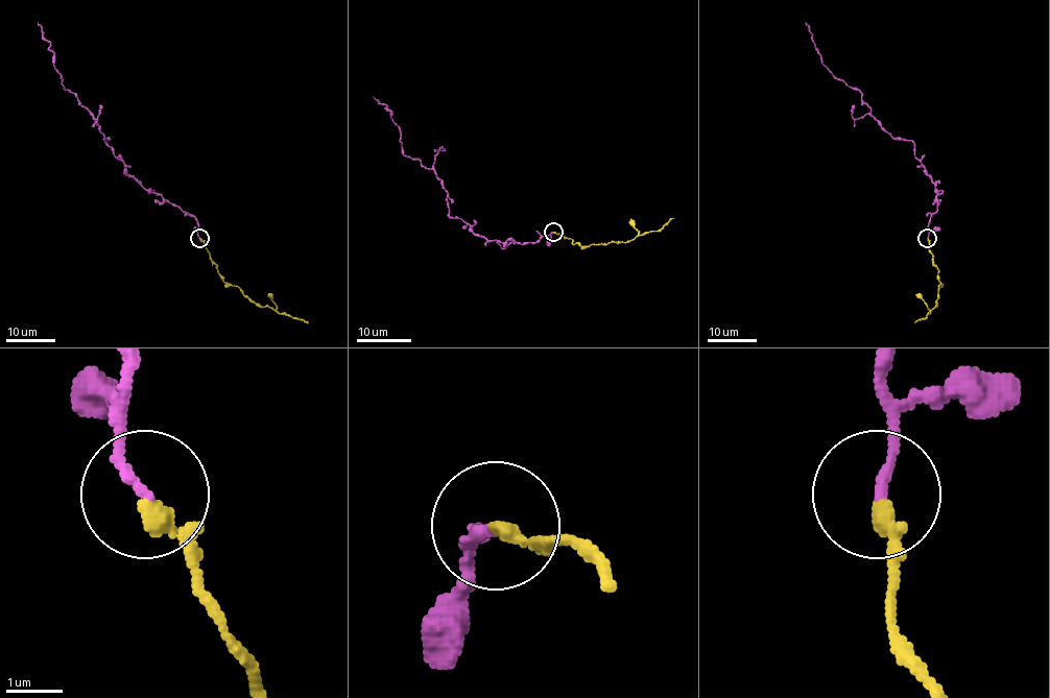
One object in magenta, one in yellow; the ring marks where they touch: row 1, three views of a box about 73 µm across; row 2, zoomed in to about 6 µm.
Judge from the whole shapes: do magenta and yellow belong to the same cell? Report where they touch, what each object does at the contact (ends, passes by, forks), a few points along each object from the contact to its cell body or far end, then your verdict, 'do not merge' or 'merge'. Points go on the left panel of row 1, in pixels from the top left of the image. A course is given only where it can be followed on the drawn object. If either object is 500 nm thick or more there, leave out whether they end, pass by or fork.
(199, 238) | magenta ends | yellow passes by | magenta via (199, 237), (193, 216), (126, 173), (91, 114), (64, 87), (38, 22) | yellow via (199, 239), (225, 282), (237, 286), (262, 307), (308, 322) | merge

